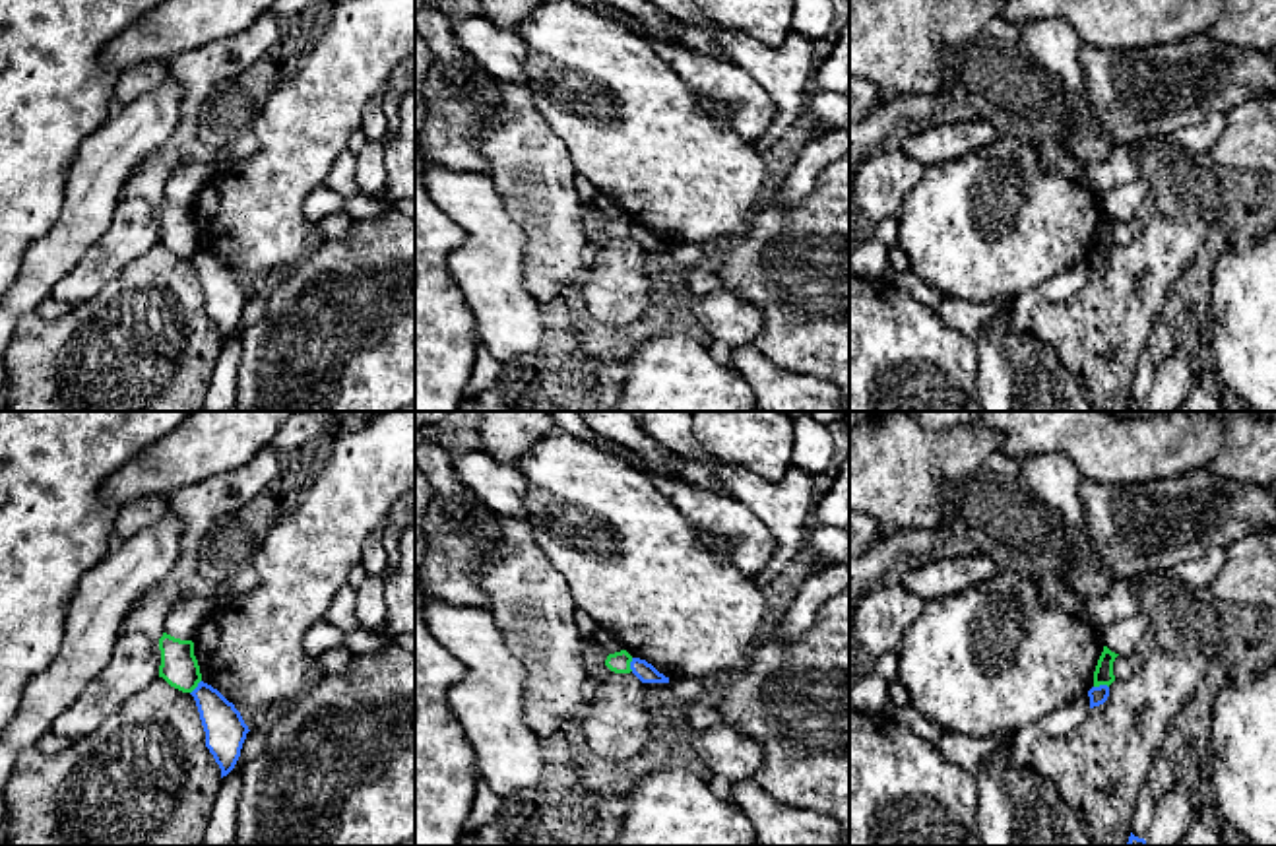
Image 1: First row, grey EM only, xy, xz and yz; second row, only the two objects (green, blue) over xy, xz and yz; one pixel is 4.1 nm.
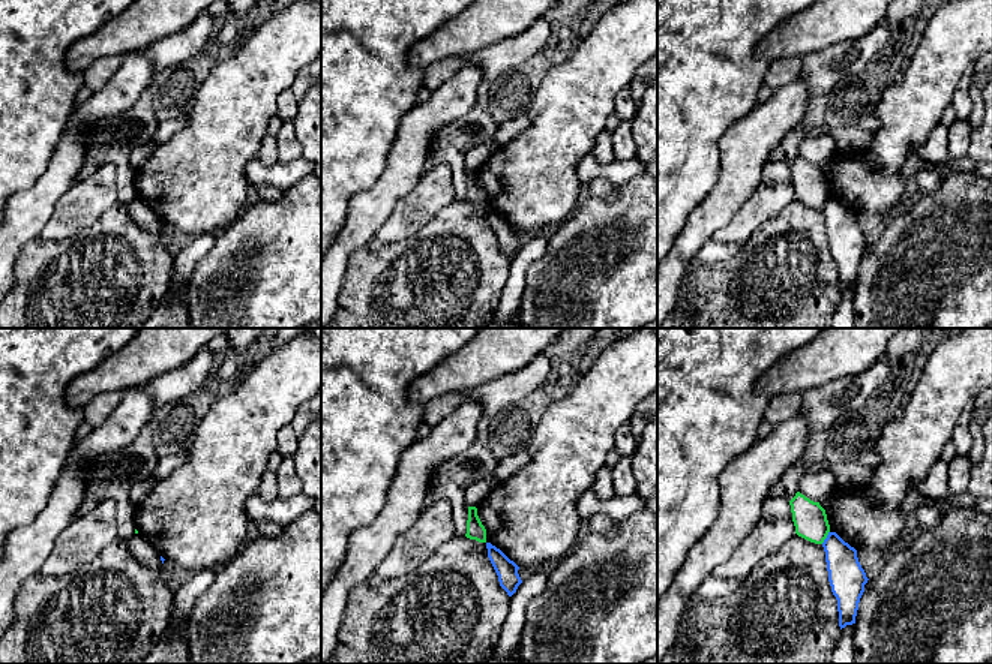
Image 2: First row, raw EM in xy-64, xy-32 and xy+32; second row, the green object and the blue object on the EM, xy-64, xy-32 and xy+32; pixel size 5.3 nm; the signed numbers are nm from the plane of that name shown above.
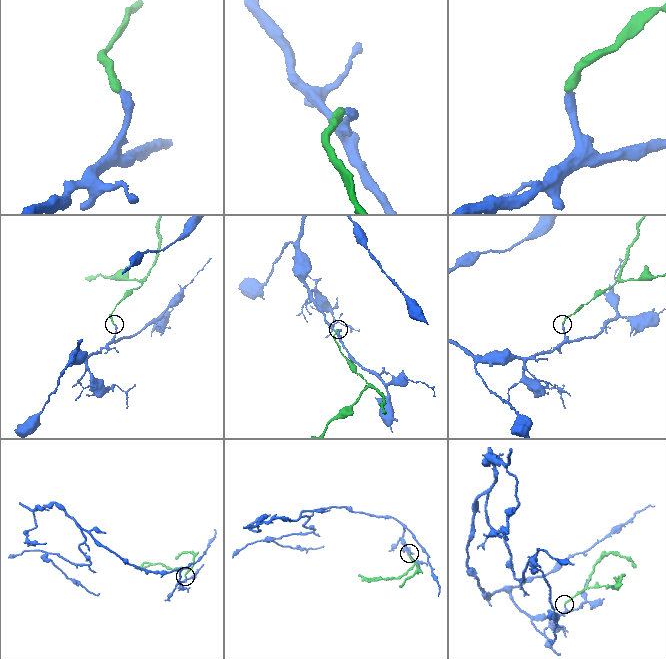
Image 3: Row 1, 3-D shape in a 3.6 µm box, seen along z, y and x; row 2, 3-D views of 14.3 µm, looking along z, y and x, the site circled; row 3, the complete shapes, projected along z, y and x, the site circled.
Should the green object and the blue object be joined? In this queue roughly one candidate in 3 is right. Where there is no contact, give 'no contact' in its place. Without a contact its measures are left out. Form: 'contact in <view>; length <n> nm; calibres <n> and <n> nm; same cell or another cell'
contact in yz; length 60 nm; calibres 80 and 80 nm; another cell

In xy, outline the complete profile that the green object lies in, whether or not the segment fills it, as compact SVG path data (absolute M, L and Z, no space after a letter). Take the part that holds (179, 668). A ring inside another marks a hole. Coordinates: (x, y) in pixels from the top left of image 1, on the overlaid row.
M163 633L159 638L159 650L159 677L182 693L192 693L202 681L200 666L194 656L194 642Z

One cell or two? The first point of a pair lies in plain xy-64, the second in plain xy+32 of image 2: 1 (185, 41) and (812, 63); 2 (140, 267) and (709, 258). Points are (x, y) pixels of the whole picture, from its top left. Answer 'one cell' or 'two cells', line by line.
1: one cell
2: two cells

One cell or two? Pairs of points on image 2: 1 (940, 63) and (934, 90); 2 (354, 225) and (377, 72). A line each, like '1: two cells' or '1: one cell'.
1: one cell
2: two cells

